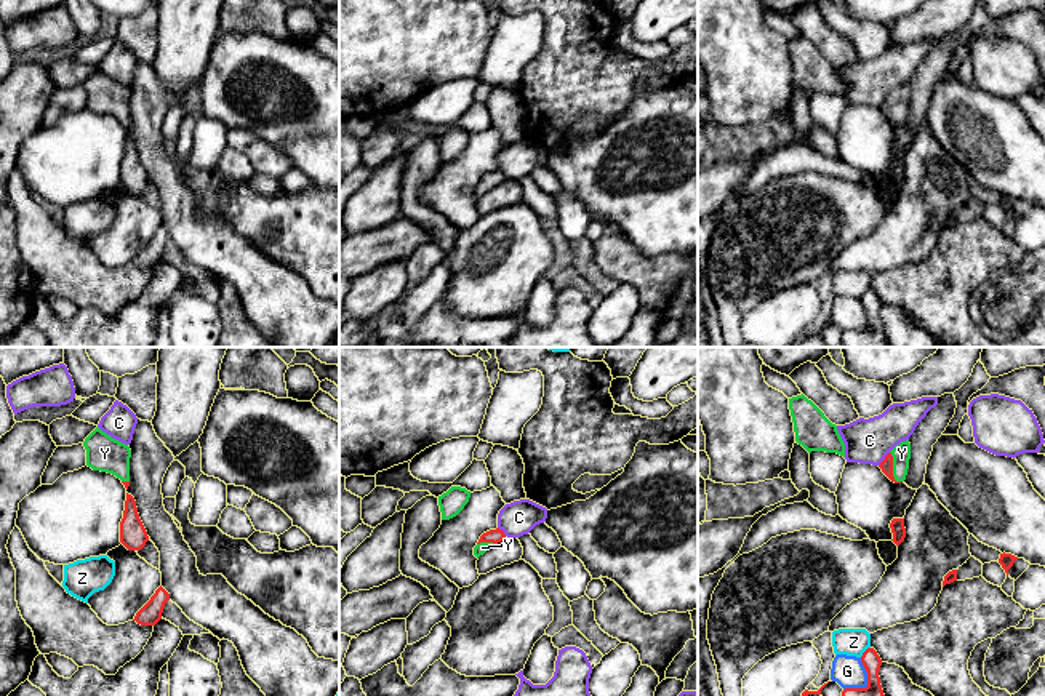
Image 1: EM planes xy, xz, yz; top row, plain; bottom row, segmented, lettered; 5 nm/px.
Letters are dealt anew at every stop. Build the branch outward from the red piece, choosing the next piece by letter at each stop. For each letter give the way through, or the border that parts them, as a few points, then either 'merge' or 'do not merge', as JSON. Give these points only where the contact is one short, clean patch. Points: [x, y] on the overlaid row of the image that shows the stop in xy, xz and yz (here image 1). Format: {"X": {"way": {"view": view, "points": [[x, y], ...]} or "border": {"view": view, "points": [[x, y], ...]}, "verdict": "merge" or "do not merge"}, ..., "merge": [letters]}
{"C": {"border": {"view": "yz", "points": [[888, 452], [879, 466]]}, "verdict": "do not merge"}, "G": {"border": {"view": "yz", "points": [[861, 658], [866, 685], [847, 687], [844, 690]]}, "verdict": "do not merge"}, "Y": {"way": {"view": "yz", "points": [[887, 464], [892, 468], [901, 453]]}, "verdict": "merge"}, "Z": {"border": {"view": "yz", "points": [[869, 647], [860, 656]]}, "verdict": "do not merge"}, "merge": ["Y"]}

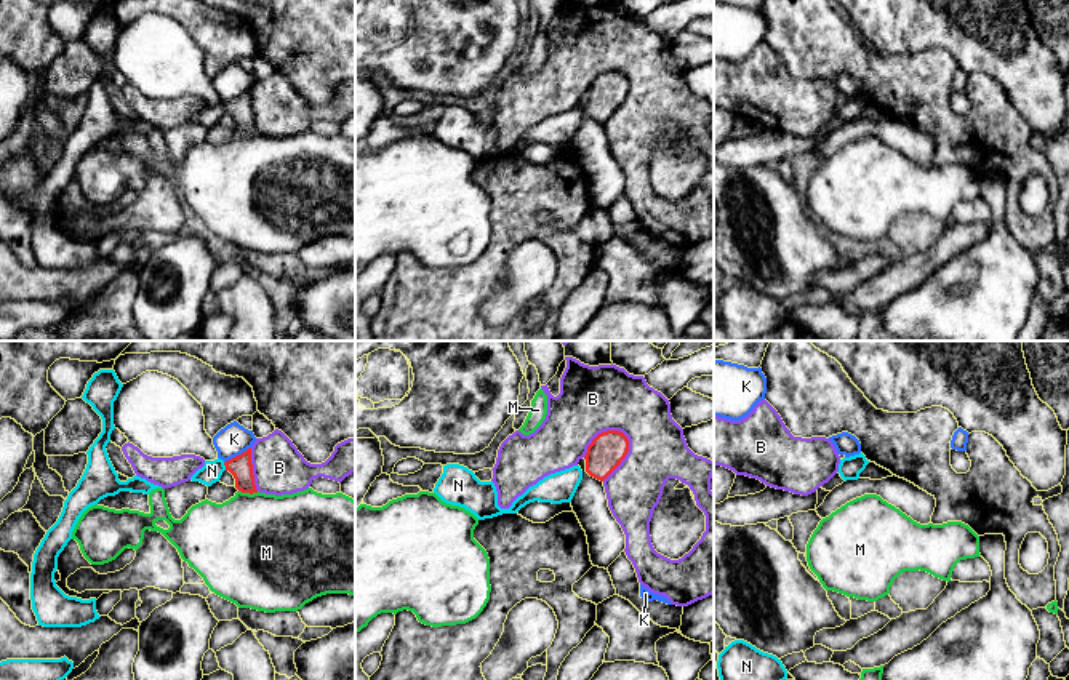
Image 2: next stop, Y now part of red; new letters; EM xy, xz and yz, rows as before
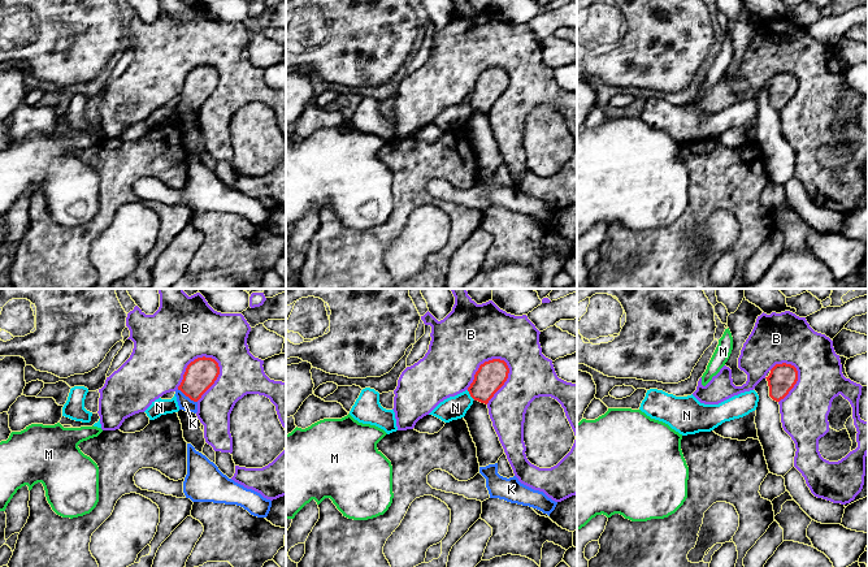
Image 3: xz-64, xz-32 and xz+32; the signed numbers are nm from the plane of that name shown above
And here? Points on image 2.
{"B": {"verdict": "do not merge"}, "K": {"verdict": "do not merge"}, "M": {"verdict": "do not merge"}, "N": {"border": {"view": "xy", "points": [[223, 463], [226, 469]]}, "verdict": "do not merge"}, "merge": []}

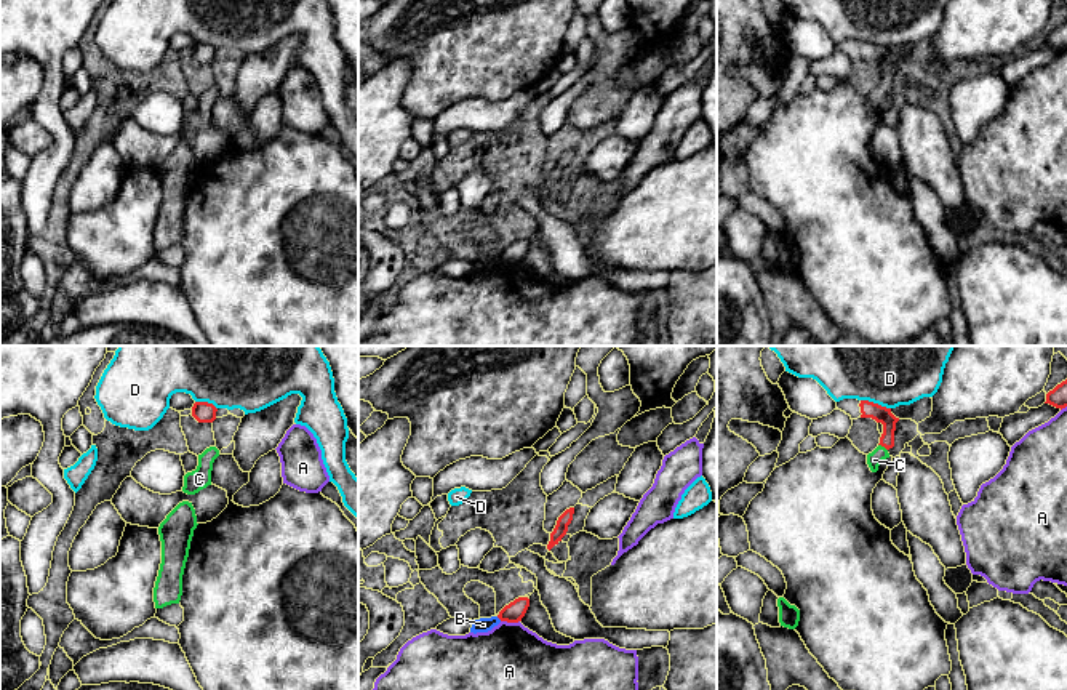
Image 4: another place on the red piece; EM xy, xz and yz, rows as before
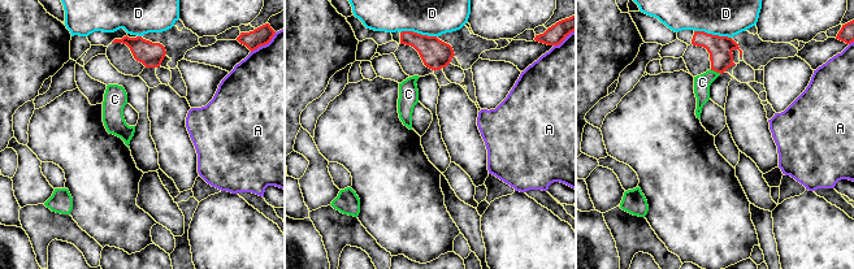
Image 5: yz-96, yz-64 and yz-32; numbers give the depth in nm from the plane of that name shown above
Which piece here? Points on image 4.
{"A": {"verdict": "do not merge"}, "B": {"verdict": "do not merge"}, "C": {"way": {"view": "yz", "points": [[883, 415], [883, 445], [874, 460]]}, "verdict": "merge"}, "D": {"verdict": "do not merge"}, "merge": ["C"]}

